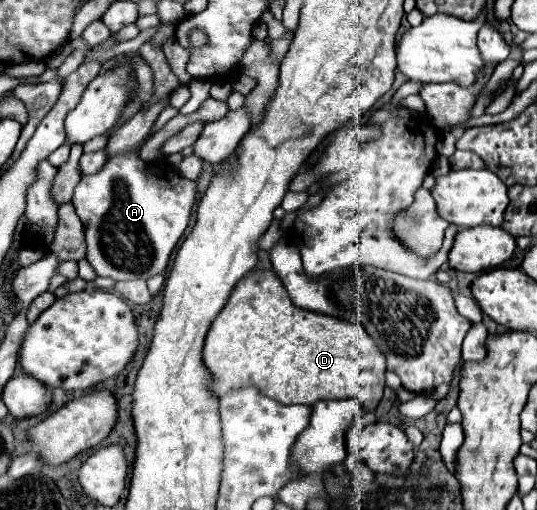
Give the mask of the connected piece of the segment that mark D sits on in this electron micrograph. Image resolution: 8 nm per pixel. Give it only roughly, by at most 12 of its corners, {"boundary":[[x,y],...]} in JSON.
{"boundary":[[274,271],[234,287],[202,361],[218,399],[384,392],[364,327],[298,309]]}

